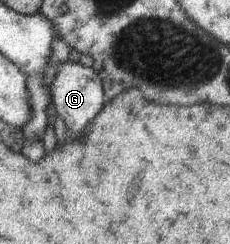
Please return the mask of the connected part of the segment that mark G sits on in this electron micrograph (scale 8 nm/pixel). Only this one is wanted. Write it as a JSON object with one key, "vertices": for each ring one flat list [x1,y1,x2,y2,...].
{"vertices":[[66,62,59,66,58,72,50,85,52,107,61,117,68,129,67,134,81,135,87,129,90,121,103,109,106,93,99,72,92,66,86,67,81,63]]}

